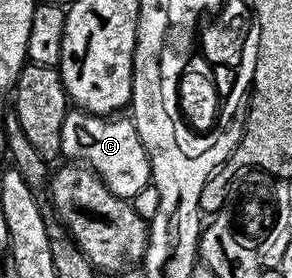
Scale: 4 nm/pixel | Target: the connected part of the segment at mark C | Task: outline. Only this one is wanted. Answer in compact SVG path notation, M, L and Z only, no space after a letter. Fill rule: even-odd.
M78 108L68 109L61 124L61 154L64 159L82 160L86 163L103 179L109 192L118 198L134 200L141 188L152 185L149 156L146 155L131 120L111 121L115 120L89 114Z

